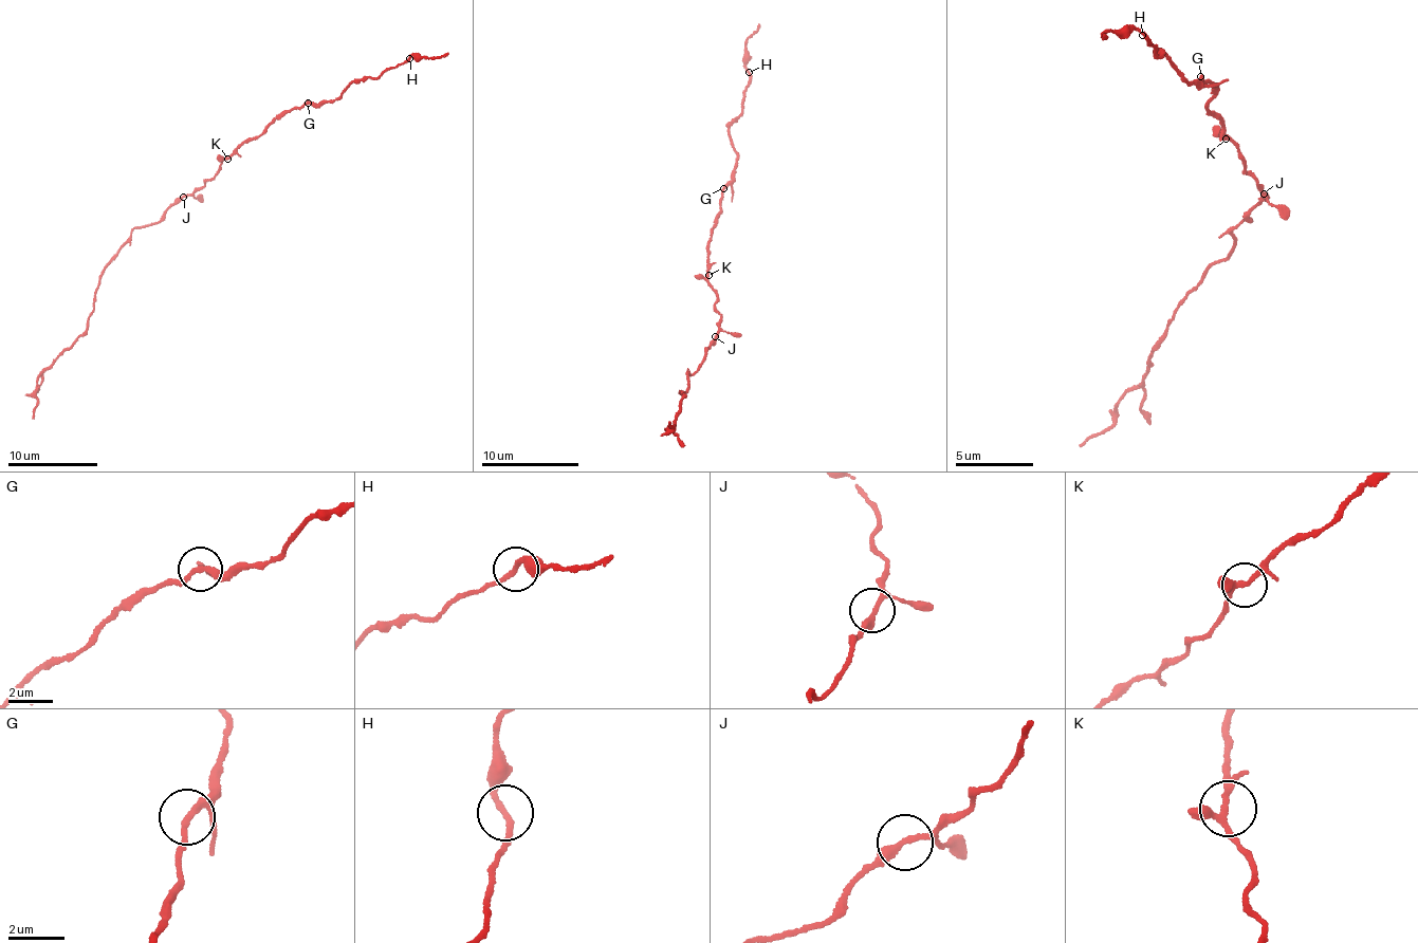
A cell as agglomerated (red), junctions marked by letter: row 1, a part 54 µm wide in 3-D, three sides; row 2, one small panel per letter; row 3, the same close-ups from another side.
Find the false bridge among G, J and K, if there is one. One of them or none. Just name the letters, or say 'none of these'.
G

